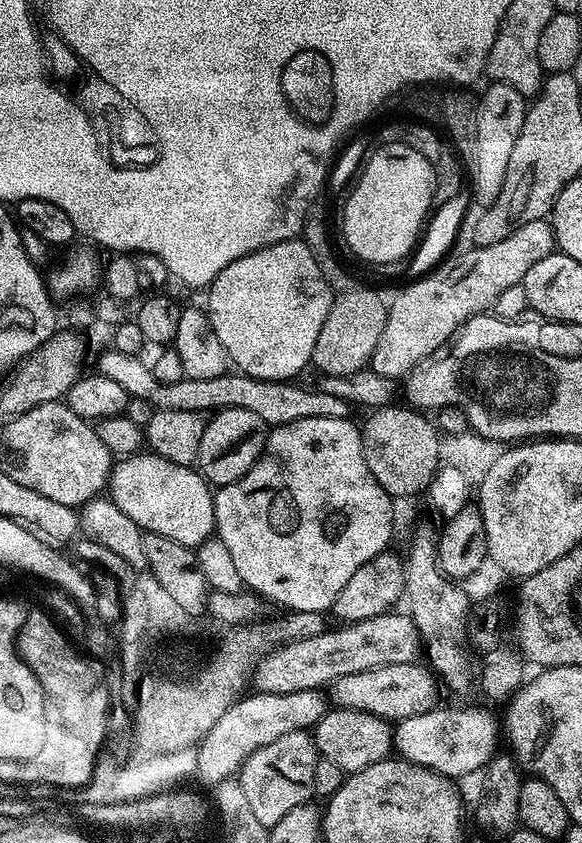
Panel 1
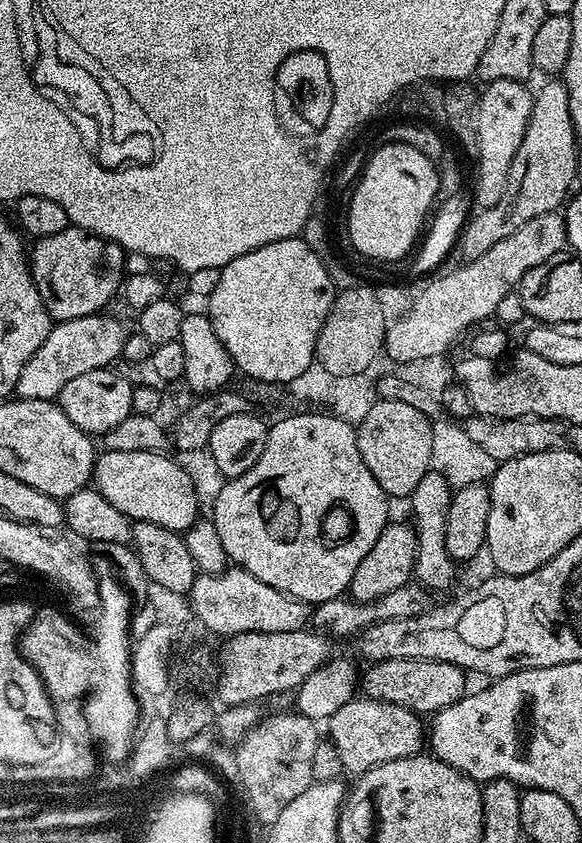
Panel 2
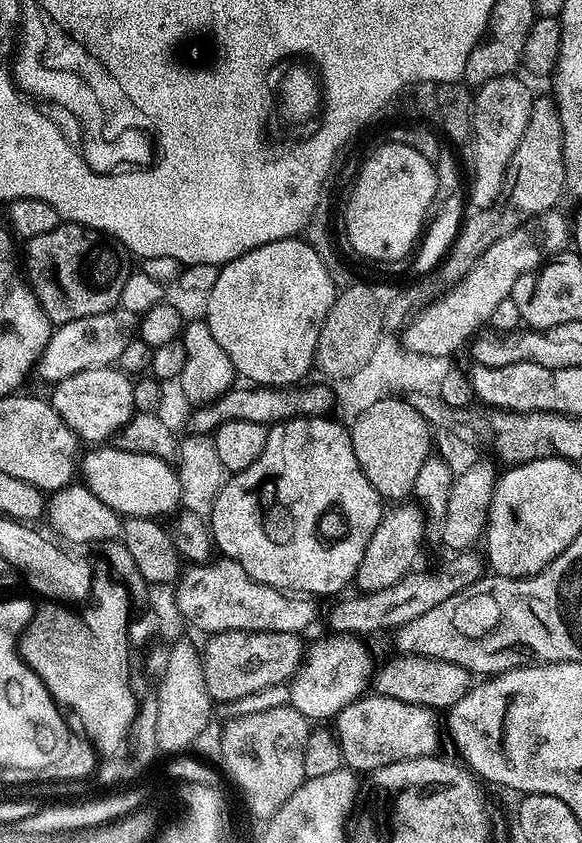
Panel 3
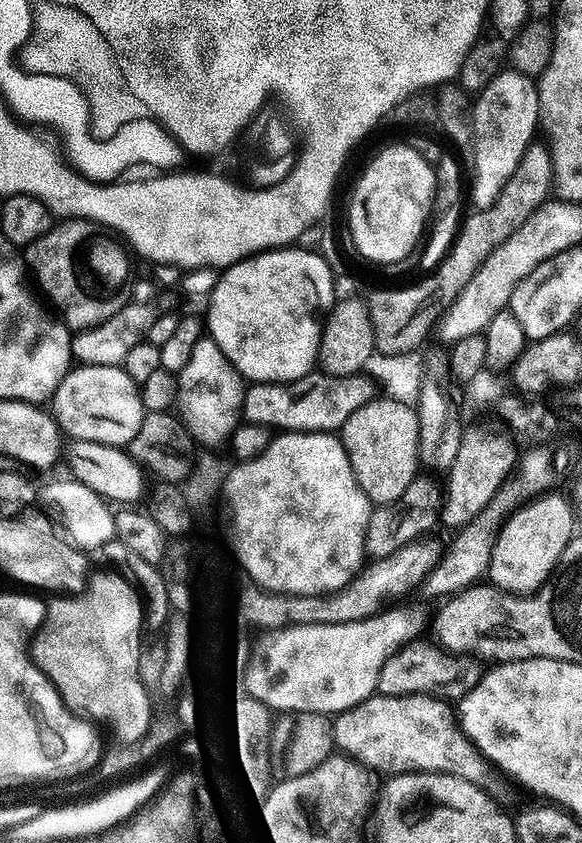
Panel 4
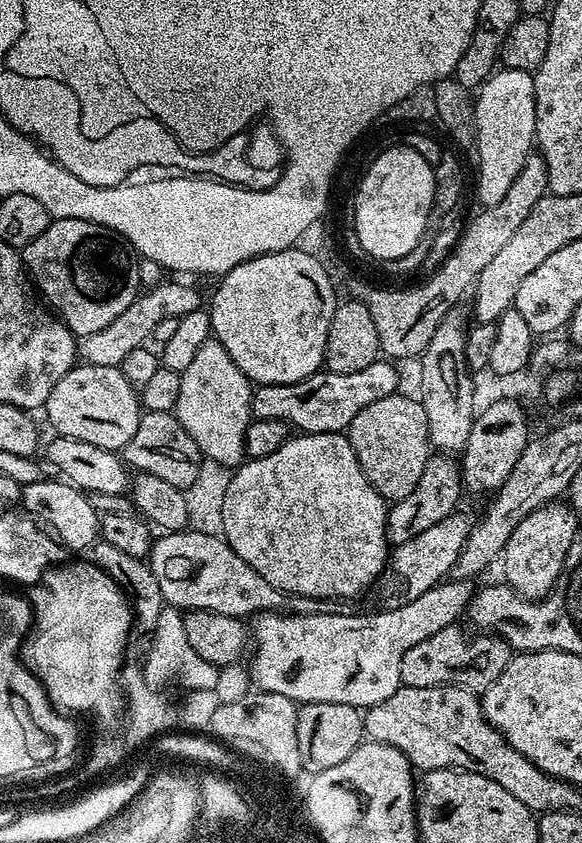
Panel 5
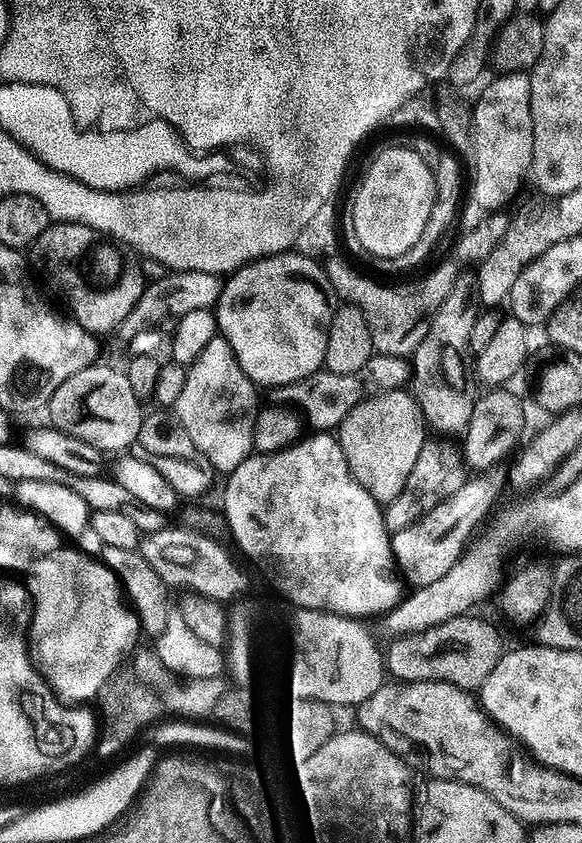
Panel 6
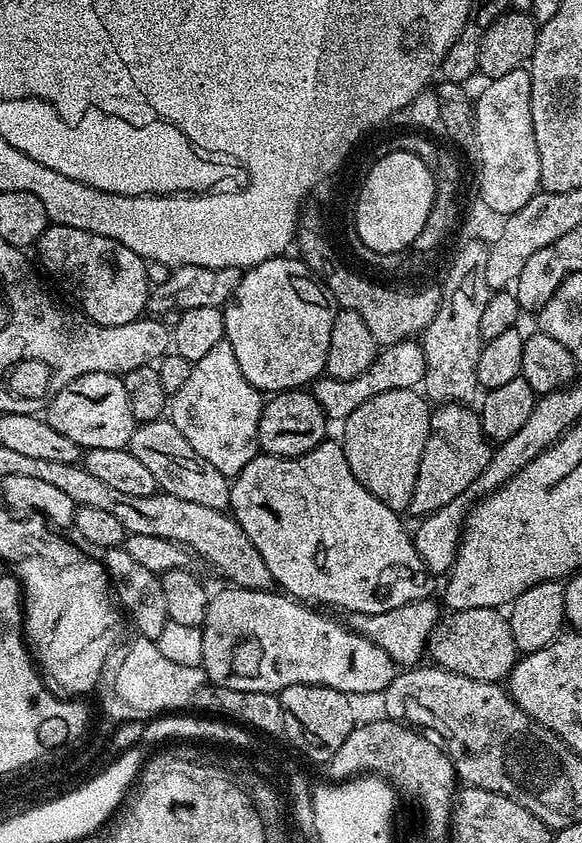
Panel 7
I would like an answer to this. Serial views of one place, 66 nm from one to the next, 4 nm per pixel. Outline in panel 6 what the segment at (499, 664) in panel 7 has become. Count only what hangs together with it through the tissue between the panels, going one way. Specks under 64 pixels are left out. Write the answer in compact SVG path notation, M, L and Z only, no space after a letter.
M465 614L455 616L441 624L435 624L424 632L416 634L404 634L401 640L393 642L386 648L386 672L393 681L403 682L412 680L441 680L446 683L454 683L459 688L469 690L479 689L480 685L490 678L490 674L498 666L501 658L504 657L506 645L500 637L500 632L488 620L483 620L477 614Z

